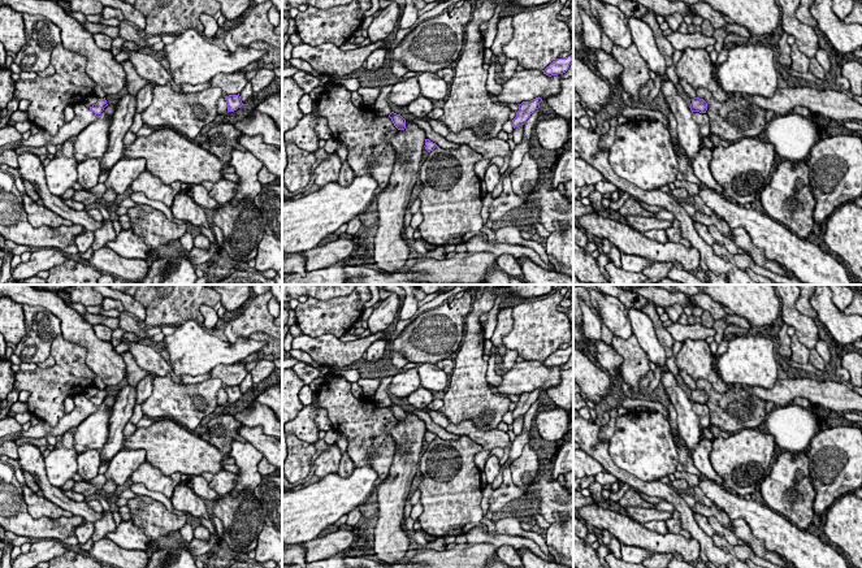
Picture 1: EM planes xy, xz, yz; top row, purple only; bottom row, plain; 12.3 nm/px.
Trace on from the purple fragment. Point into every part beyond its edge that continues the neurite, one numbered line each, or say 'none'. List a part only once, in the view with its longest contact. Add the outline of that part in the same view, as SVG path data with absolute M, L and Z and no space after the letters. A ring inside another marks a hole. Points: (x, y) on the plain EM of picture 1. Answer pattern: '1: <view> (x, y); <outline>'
none

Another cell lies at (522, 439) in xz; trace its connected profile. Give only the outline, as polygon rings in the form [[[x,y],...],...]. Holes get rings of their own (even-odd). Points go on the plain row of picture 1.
[[[541,399],[536,400],[524,415],[523,432],[519,435],[516,435],[516,438],[511,443],[511,450],[508,455],[510,463],[512,463],[515,459],[517,459],[521,455],[524,446],[529,442],[529,432],[532,424],[534,422],[536,415],[541,409],[540,407],[542,403],[543,402]]]

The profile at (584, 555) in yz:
[[[573,534],[573,565],[576,568],[603,568],[597,550]]]

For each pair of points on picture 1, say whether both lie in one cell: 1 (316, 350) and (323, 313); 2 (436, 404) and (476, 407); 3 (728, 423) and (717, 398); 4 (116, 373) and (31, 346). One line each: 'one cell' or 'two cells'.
1: two cells
2: two cells
3: one cell
4: two cells

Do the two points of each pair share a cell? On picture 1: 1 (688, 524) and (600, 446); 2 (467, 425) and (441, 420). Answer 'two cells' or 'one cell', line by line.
1: one cell
2: one cell

